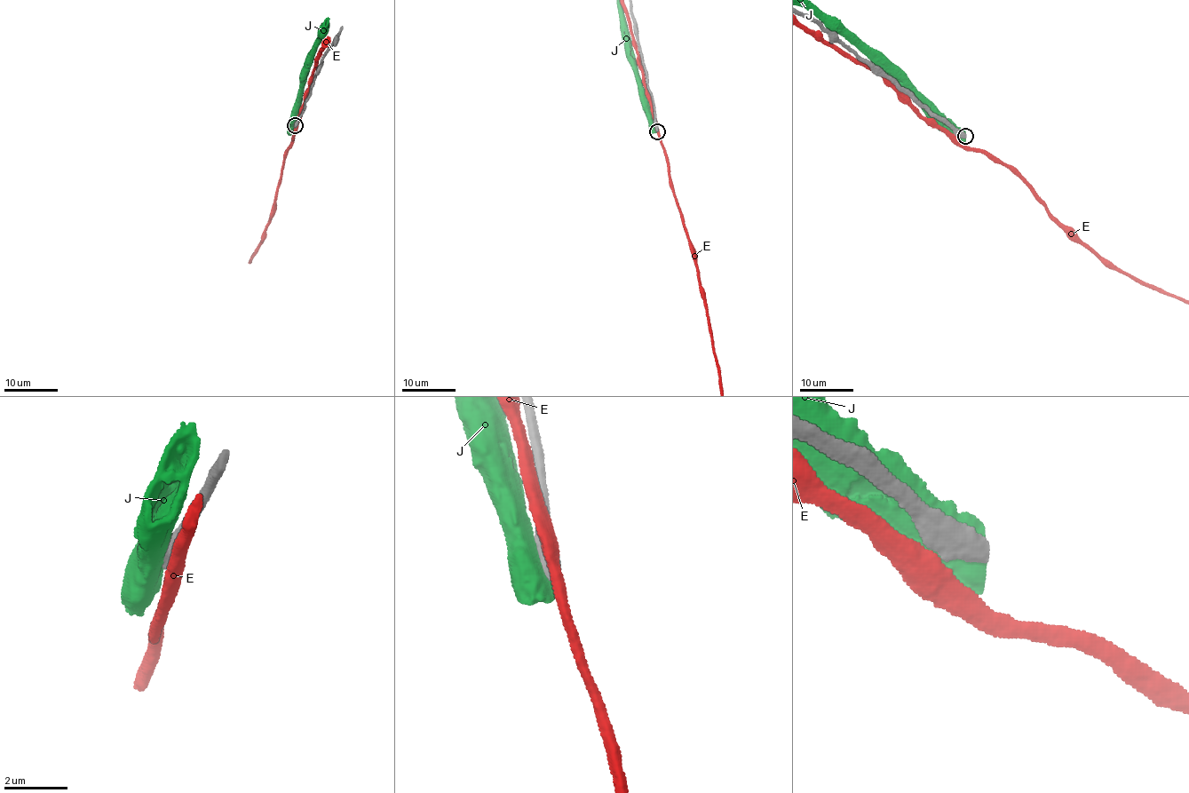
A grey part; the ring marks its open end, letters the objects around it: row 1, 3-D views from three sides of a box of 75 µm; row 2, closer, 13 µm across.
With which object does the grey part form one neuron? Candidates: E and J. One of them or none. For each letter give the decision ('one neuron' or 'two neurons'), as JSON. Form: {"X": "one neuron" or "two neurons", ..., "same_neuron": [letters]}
{"E": "two neurons", "J": "two neurons", "same_neuron": []}

